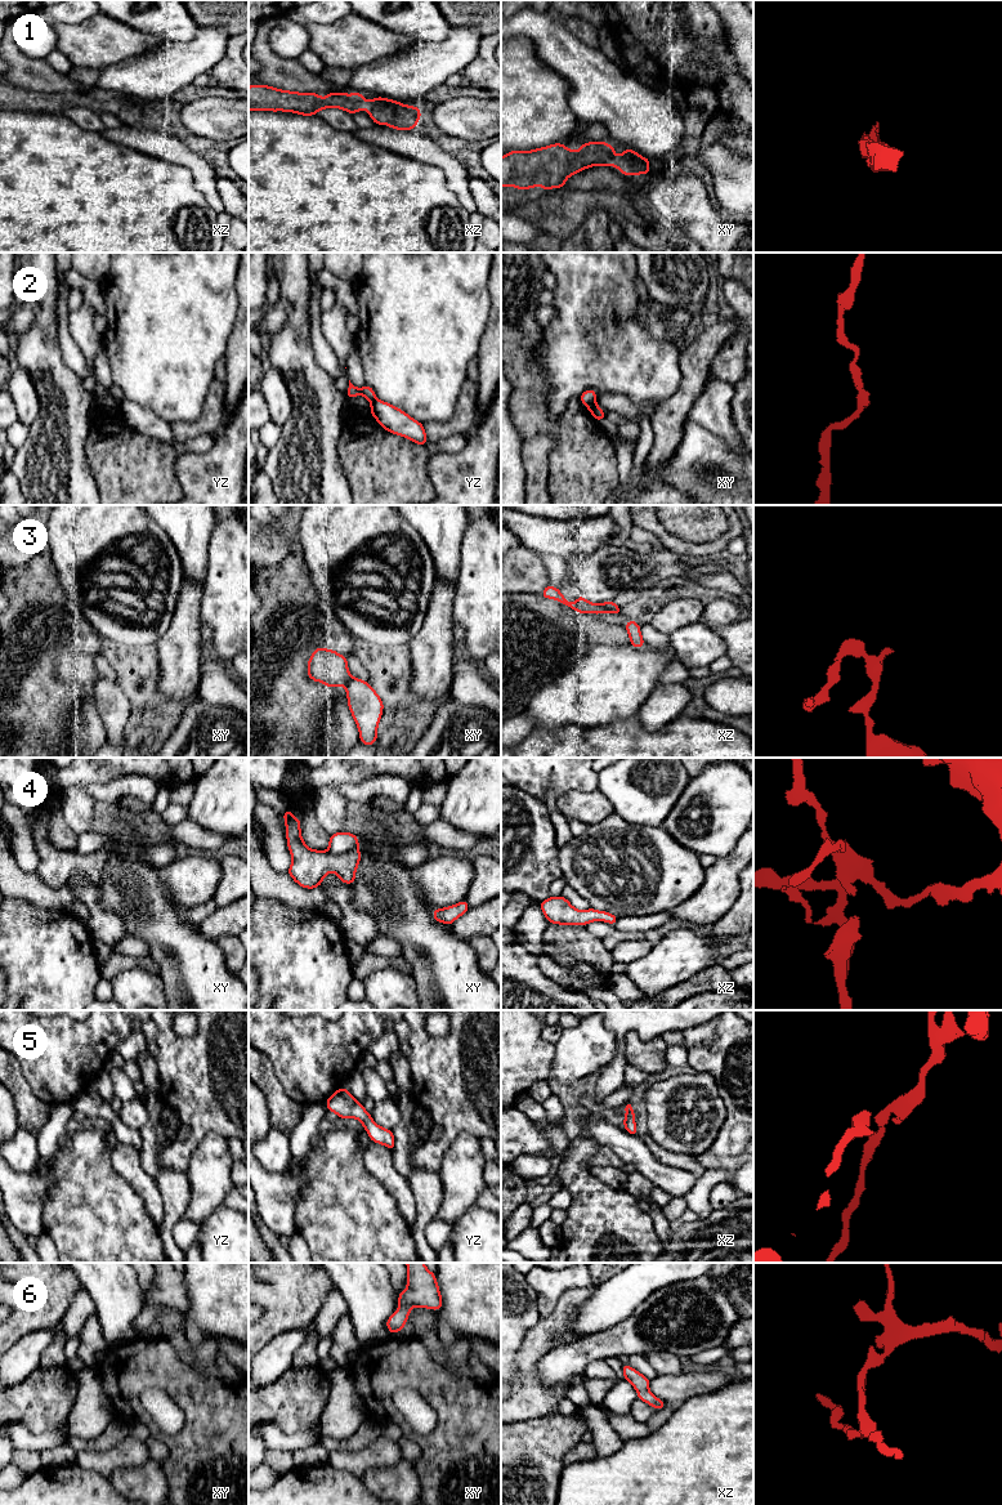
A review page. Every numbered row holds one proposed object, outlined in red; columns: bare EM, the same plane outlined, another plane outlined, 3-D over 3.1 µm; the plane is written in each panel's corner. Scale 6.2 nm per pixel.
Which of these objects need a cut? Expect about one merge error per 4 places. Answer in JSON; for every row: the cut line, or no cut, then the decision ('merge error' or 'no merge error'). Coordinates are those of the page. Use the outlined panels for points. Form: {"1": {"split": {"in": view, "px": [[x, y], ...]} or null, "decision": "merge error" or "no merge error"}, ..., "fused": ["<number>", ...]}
{"1": {"split": null, "decision": "no merge error"}, "2": {"split": {"in": "xy", "px": [[594, 401], [587, 406]]}, "decision": "merge error"}, "3": {"split": {"in": "xy", "px": [[353, 678], [345, 686]]}, "decision": "merge error"}, "4": {"split": null, "decision": "no merge error"}, "5": {"split": null, "decision": "no merge error"}, "6": {"split": null, "decision": "no merge error"}, "fused": ["2", "3"]}

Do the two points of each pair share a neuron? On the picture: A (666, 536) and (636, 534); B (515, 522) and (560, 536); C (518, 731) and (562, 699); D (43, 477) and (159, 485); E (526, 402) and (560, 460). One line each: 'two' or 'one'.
A: two
B: one
C: two
D: two
E: one

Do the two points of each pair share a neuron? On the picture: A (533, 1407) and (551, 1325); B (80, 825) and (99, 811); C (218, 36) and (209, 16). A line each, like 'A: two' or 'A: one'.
A: one
B: two
C: two

